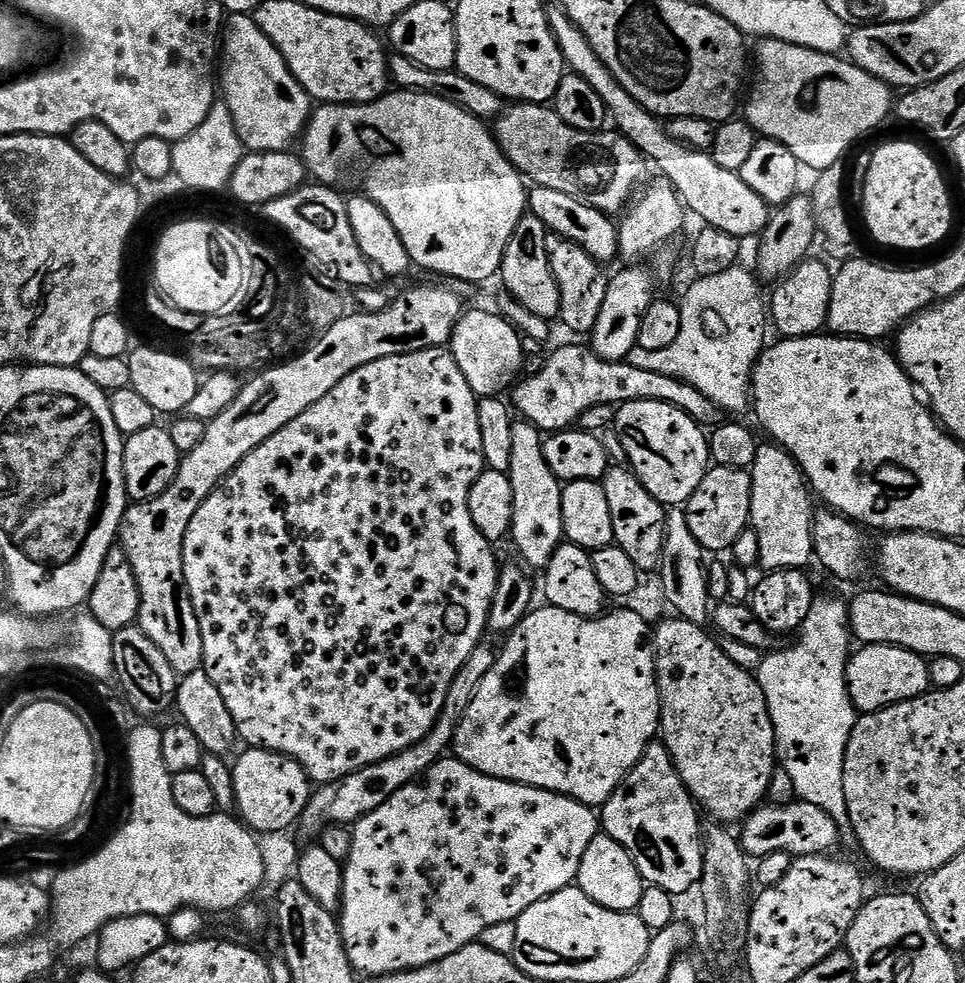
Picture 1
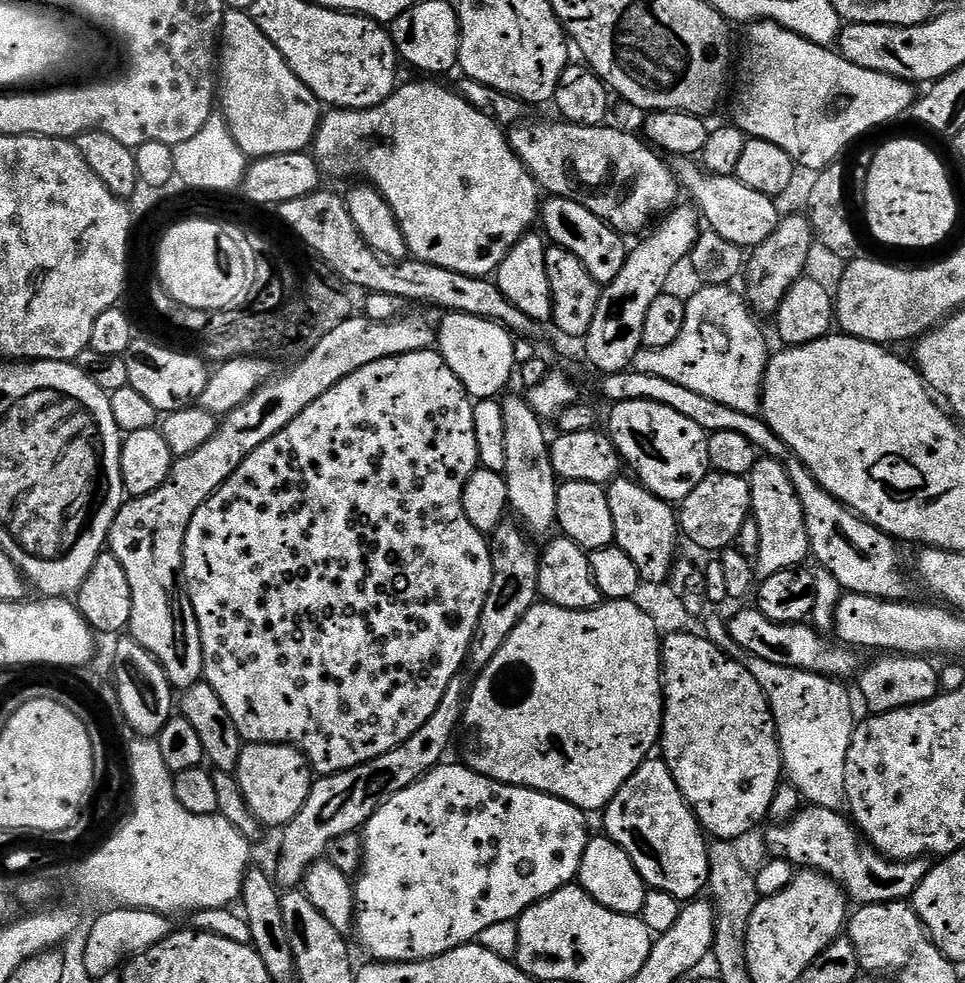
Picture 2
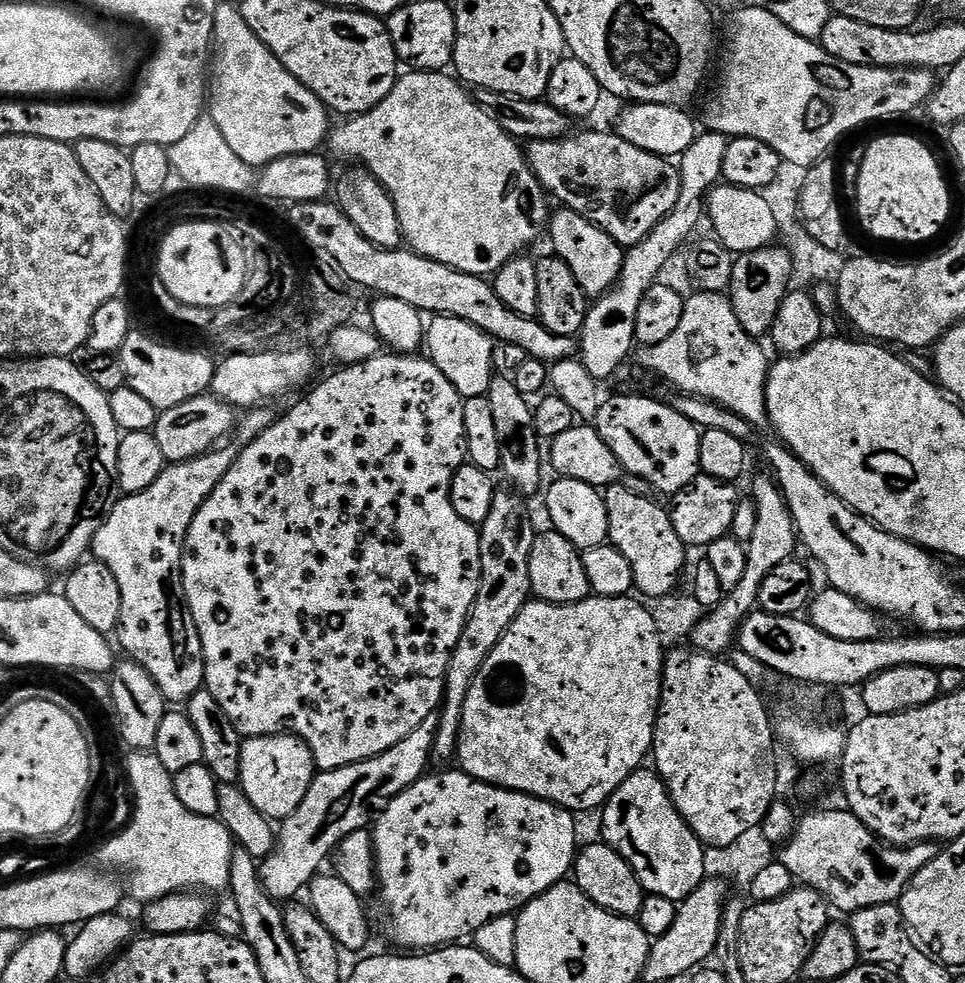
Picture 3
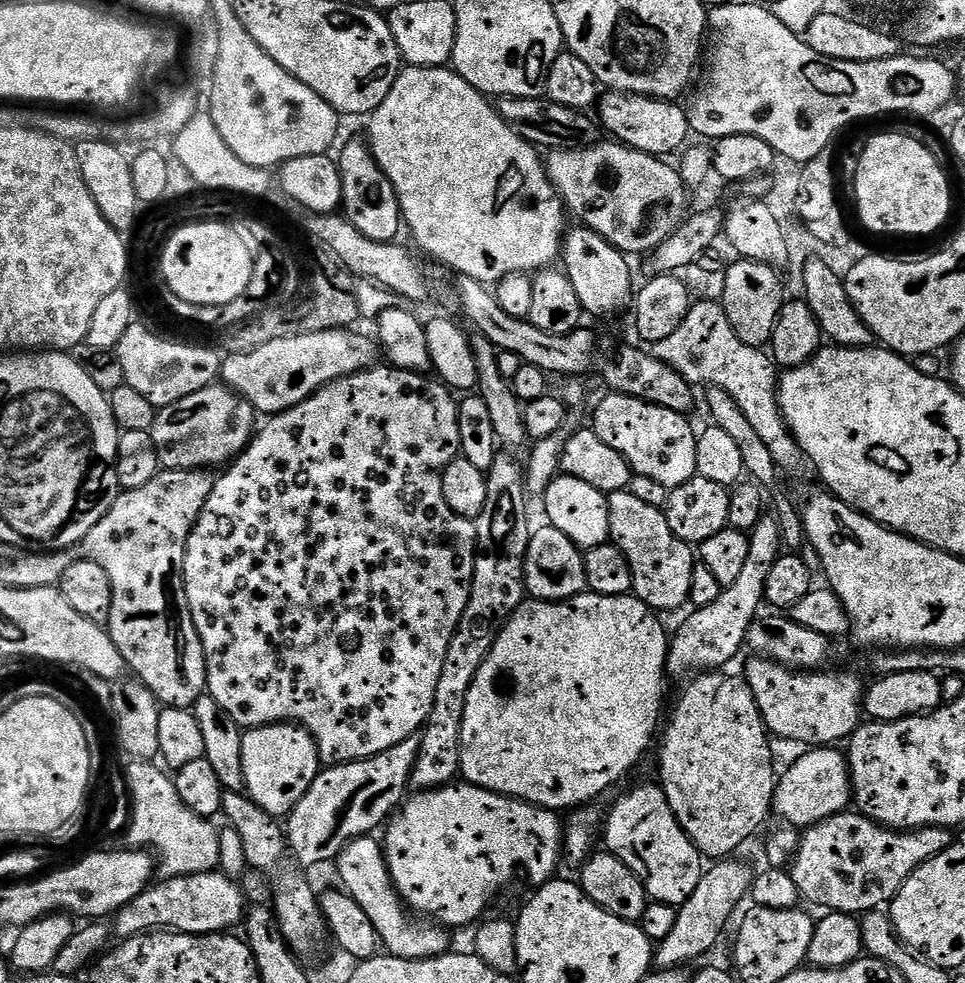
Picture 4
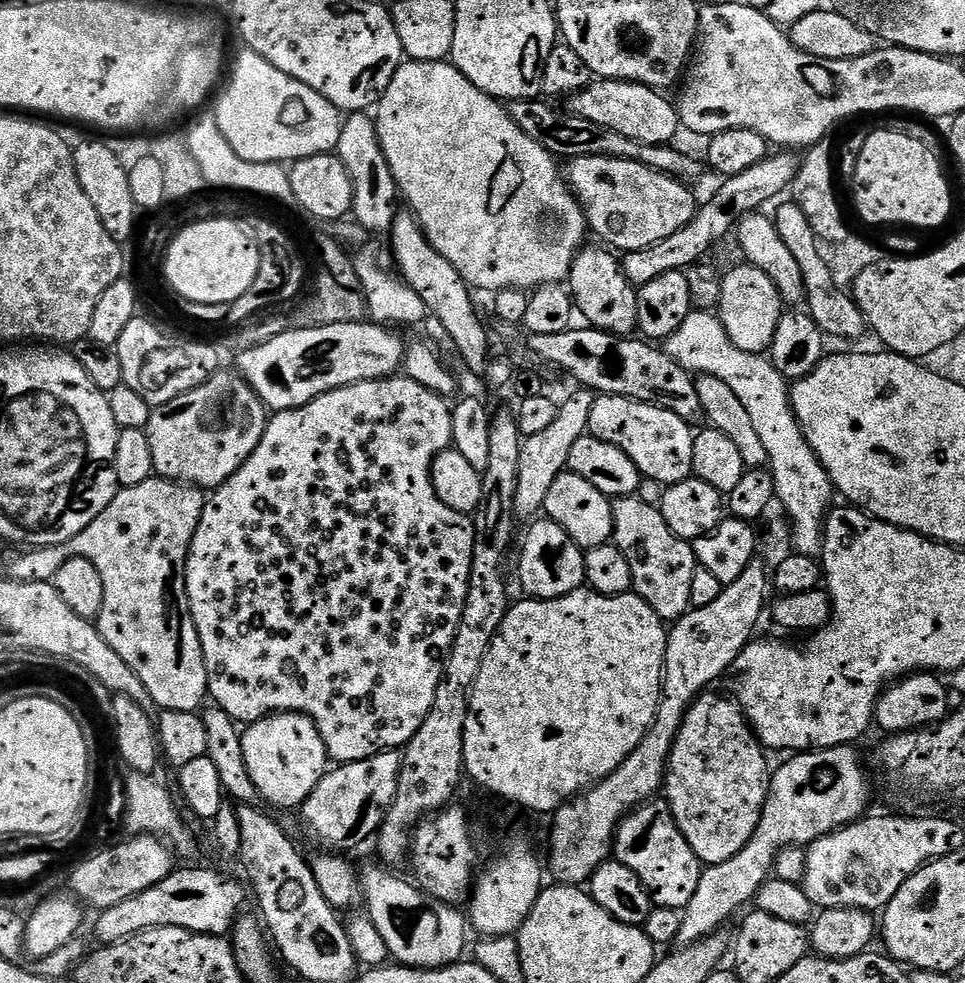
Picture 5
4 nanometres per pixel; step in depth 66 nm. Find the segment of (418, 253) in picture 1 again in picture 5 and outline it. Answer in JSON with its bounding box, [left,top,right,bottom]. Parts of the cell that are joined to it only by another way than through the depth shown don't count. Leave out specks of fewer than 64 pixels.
[374,60,590,294]

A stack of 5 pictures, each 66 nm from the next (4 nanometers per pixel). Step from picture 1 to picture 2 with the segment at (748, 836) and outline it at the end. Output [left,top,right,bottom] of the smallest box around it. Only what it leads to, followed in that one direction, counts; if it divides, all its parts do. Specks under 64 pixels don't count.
[764,806,930,906]

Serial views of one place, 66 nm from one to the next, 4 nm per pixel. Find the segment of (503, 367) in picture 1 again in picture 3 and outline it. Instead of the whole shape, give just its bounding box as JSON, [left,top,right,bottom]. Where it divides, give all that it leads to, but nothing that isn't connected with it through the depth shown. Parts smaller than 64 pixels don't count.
[425,316,496,397]

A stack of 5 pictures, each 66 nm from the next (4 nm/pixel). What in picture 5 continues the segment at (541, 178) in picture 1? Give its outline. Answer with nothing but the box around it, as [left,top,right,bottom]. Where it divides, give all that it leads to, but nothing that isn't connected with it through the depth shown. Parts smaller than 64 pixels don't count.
[566,156,698,253]

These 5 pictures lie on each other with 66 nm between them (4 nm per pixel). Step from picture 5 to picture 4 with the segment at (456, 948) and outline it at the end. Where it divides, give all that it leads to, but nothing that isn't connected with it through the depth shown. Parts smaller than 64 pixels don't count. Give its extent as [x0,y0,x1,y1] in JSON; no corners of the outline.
[334,835,449,960]

